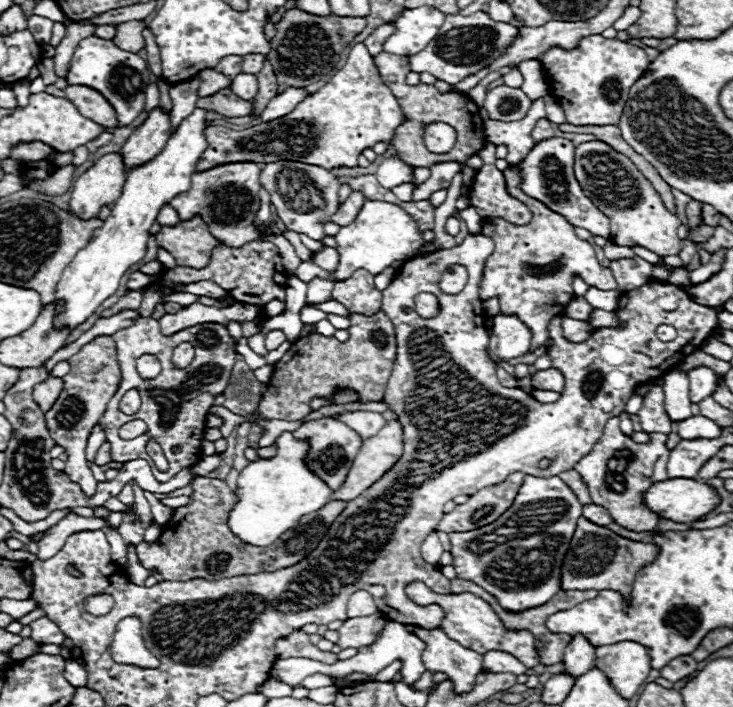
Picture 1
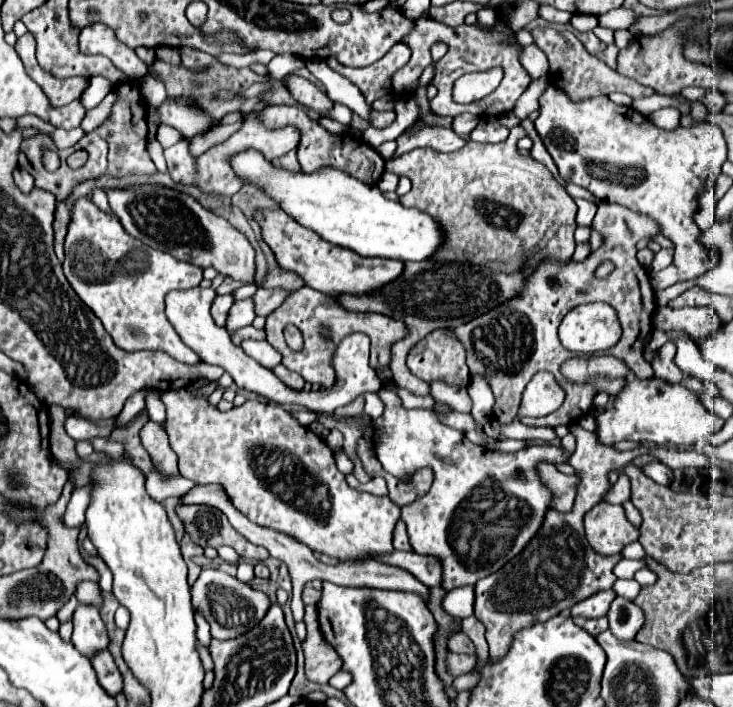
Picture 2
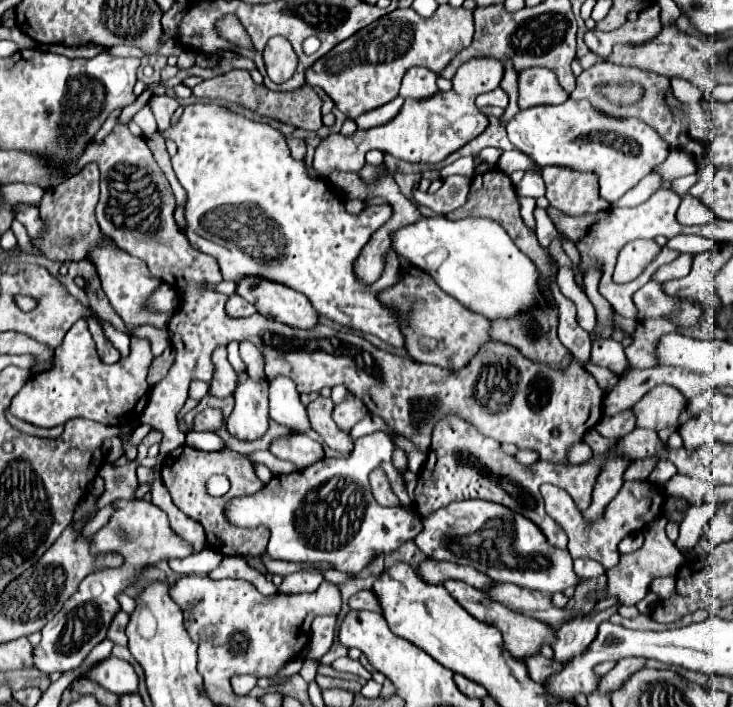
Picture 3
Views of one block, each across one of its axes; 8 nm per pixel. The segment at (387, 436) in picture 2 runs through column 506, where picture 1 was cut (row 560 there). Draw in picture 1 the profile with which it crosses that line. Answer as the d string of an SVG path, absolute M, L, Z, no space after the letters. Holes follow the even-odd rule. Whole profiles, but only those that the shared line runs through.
M528 474L514 504L496 522L470 532L450 534L450 554L454 558L452 566L456 568L458 578L476 582L496 596L510 612L542 606L560 590L560 566L580 516L582 506L568 484L564 484L558 476L536 478ZM498 528L508 528L508 534L502 536L504 542L484 542L484 536L496 534ZM548 536L550 542L546 542Z

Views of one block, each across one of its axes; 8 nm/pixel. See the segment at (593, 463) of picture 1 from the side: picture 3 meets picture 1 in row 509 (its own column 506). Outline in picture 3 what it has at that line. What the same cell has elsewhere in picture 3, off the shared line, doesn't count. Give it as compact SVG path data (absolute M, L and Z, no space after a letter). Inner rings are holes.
M448 580L448 584L444 584L444 588L448 590L448 594L470 614L474 616L476 620L484 622L484 624L492 624L496 626L502 636L504 636L504 642L506 642L506 650L514 656L514 658L530 658L534 654L540 654L542 646L546 644L552 644L556 640L556 630L550 628L546 622L540 622L536 618L530 618L530 616L524 616L516 610L510 610L508 606L504 606L502 602L498 600L492 600L486 592L470 586L470 584L464 584L460 580Z

